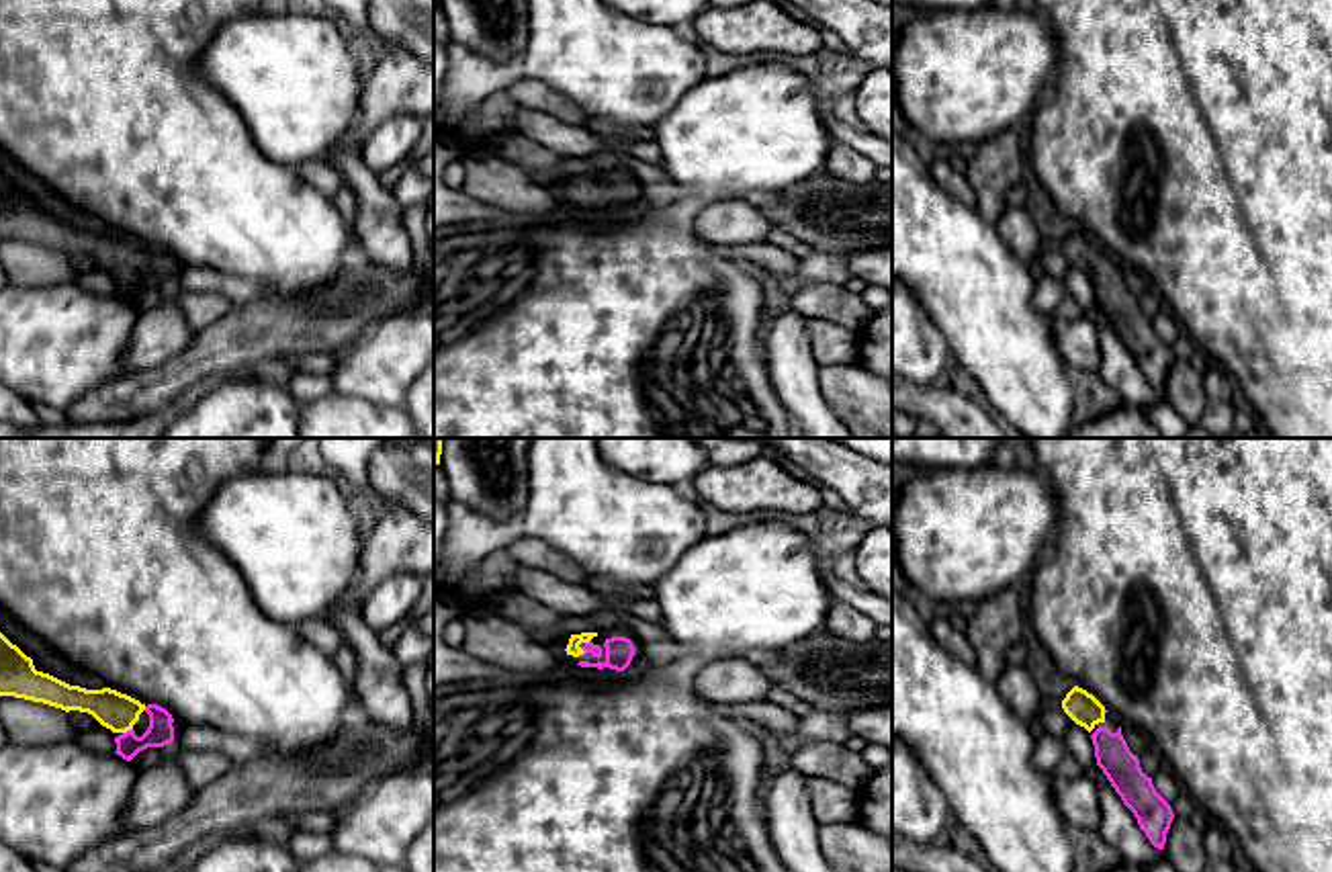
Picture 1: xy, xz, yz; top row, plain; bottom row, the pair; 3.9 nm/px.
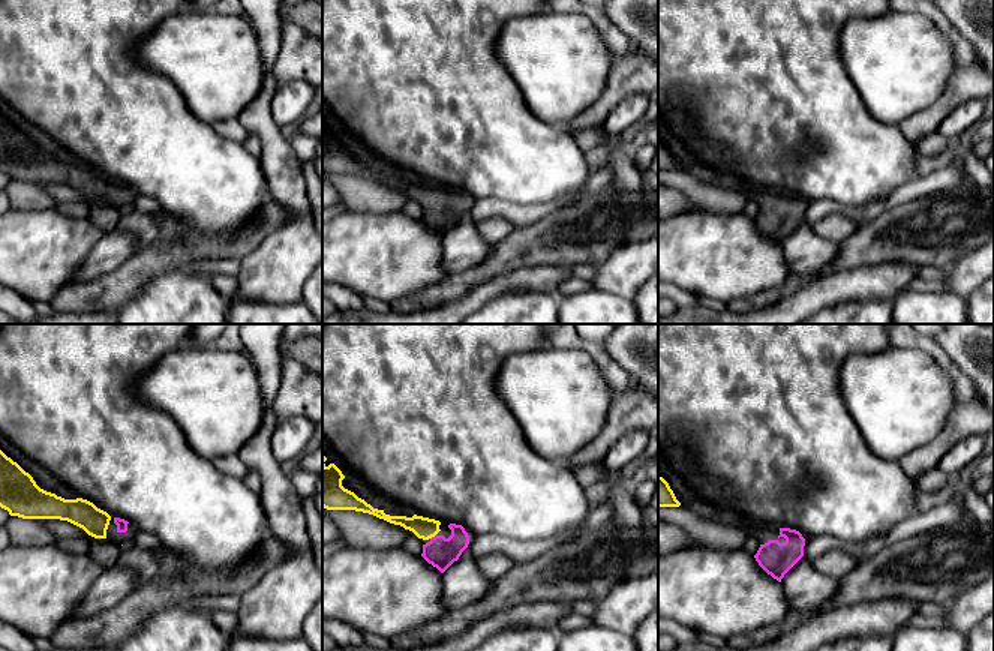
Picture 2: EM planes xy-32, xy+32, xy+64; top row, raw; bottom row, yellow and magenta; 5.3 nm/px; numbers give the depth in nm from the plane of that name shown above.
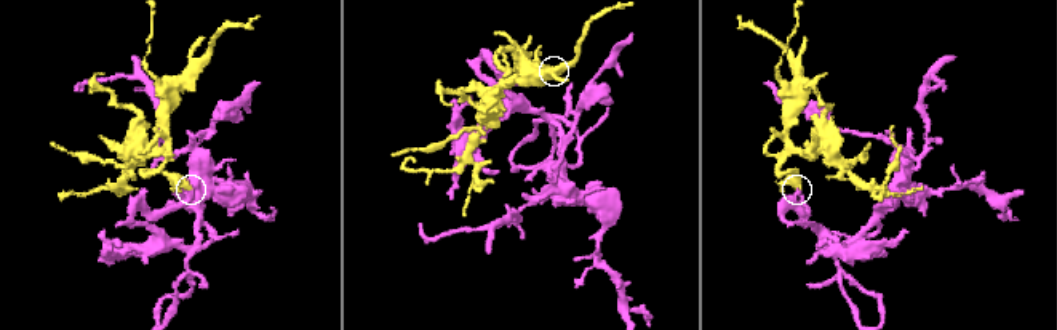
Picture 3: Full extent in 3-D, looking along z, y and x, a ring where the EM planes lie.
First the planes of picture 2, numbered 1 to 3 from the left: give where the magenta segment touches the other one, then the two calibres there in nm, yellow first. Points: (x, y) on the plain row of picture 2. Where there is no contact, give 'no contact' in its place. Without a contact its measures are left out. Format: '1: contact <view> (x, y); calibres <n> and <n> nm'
1: no contact
2: contact xy+32 (432, 200); calibres 120 and 170 nm
3: no contact

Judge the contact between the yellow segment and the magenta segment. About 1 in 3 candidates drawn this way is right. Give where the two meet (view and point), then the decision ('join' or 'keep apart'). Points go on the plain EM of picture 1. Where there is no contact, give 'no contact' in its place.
xy (127, 271) | join

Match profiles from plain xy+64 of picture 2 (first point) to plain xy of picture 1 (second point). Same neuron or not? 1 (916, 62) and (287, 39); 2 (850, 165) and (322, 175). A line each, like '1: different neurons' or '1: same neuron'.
1: same neuron
2: different neurons

